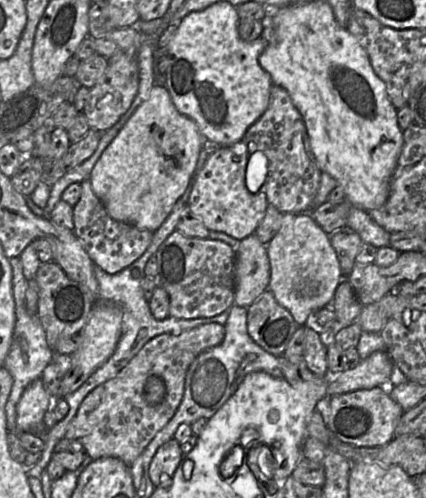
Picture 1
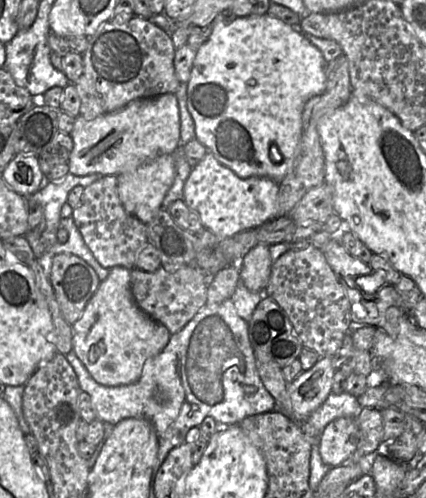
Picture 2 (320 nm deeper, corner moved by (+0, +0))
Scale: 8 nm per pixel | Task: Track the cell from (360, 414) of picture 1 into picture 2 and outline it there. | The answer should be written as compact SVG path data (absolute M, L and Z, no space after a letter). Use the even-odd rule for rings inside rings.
M341 417L330 422L318 440L322 461L328 467L340 466L358 456L357 418Z

